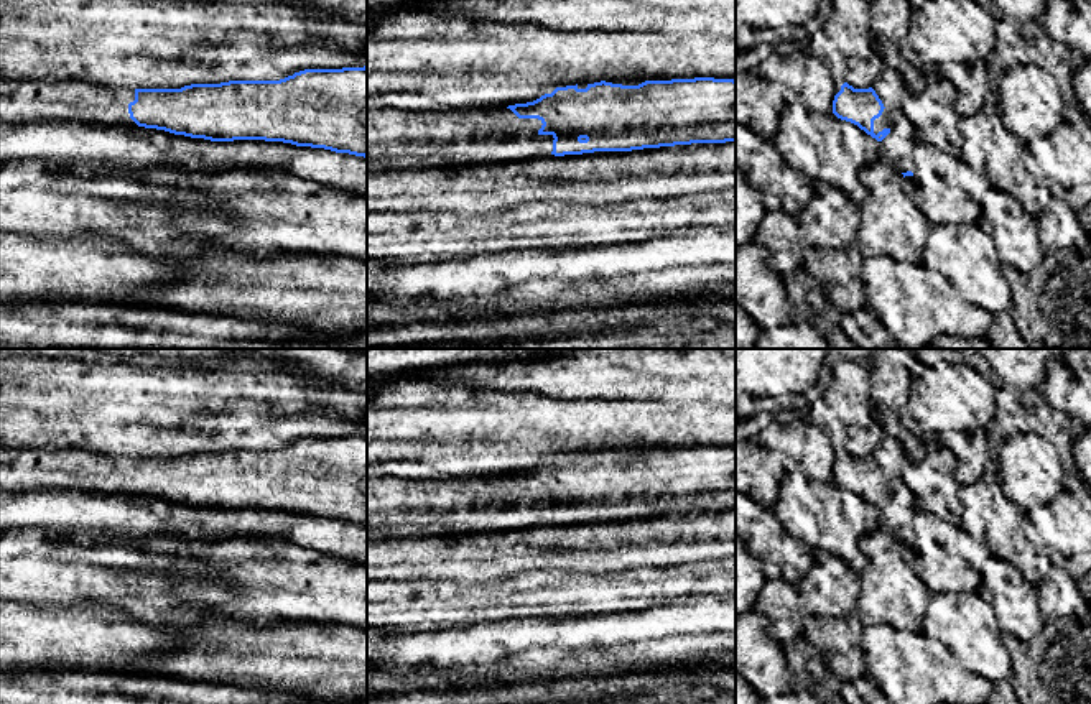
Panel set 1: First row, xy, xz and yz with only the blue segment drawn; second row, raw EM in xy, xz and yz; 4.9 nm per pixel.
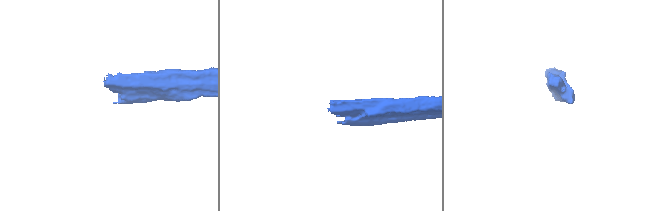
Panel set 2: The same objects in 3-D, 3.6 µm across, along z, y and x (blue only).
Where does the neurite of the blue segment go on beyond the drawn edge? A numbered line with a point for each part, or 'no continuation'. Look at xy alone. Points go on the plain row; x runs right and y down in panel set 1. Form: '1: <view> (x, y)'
1: xy (23, 469)

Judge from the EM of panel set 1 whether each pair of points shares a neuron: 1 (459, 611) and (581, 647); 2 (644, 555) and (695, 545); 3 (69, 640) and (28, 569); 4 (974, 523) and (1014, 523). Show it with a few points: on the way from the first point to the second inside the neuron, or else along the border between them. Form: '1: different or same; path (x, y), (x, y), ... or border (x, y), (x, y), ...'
1: different; border (533, 616), (481, 620), (458, 627)
2: same; path (657, 545), (682, 545)
3: different; border (17, 599), (37, 604), (76, 606)
4: same; path (984, 523), (1004, 523)

